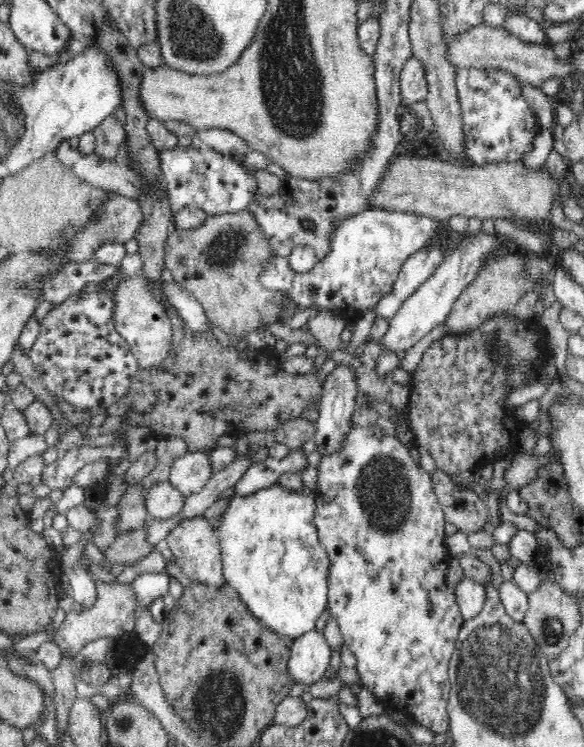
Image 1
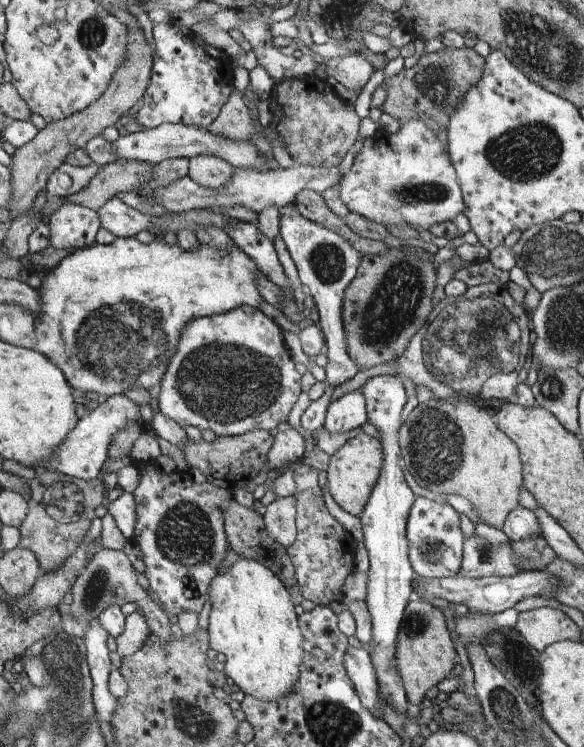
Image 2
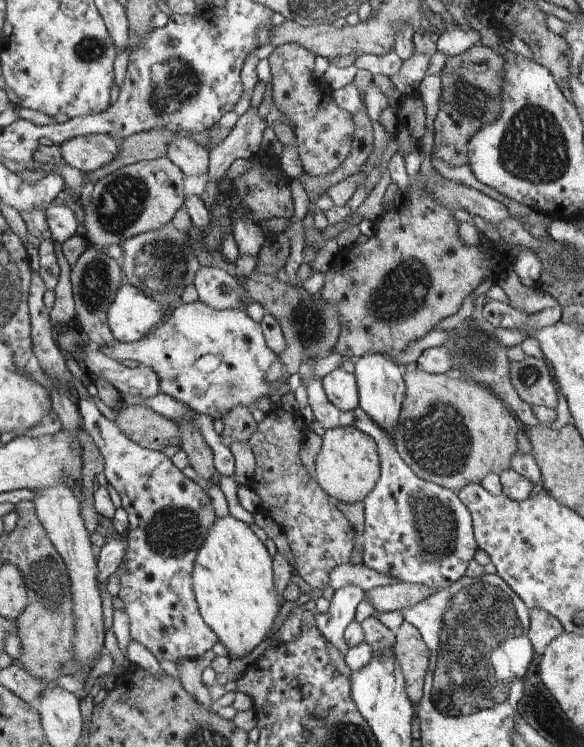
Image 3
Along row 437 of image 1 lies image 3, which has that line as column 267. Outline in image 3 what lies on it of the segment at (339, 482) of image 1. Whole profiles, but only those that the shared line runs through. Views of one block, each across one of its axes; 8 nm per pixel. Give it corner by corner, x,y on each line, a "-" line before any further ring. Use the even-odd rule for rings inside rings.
200,300
193,304
182,303
170,311
156,332
142,341
120,343
115,339
98,350
120,363
131,359
151,367
159,377
162,393
212,420
221,419
234,407
253,410
260,398
270,397
270,388
288,382
284,378
286,366
280,356
267,348
261,324
254,322
242,309
214,309
-
204,356
218,356
220,366
201,372
194,364

